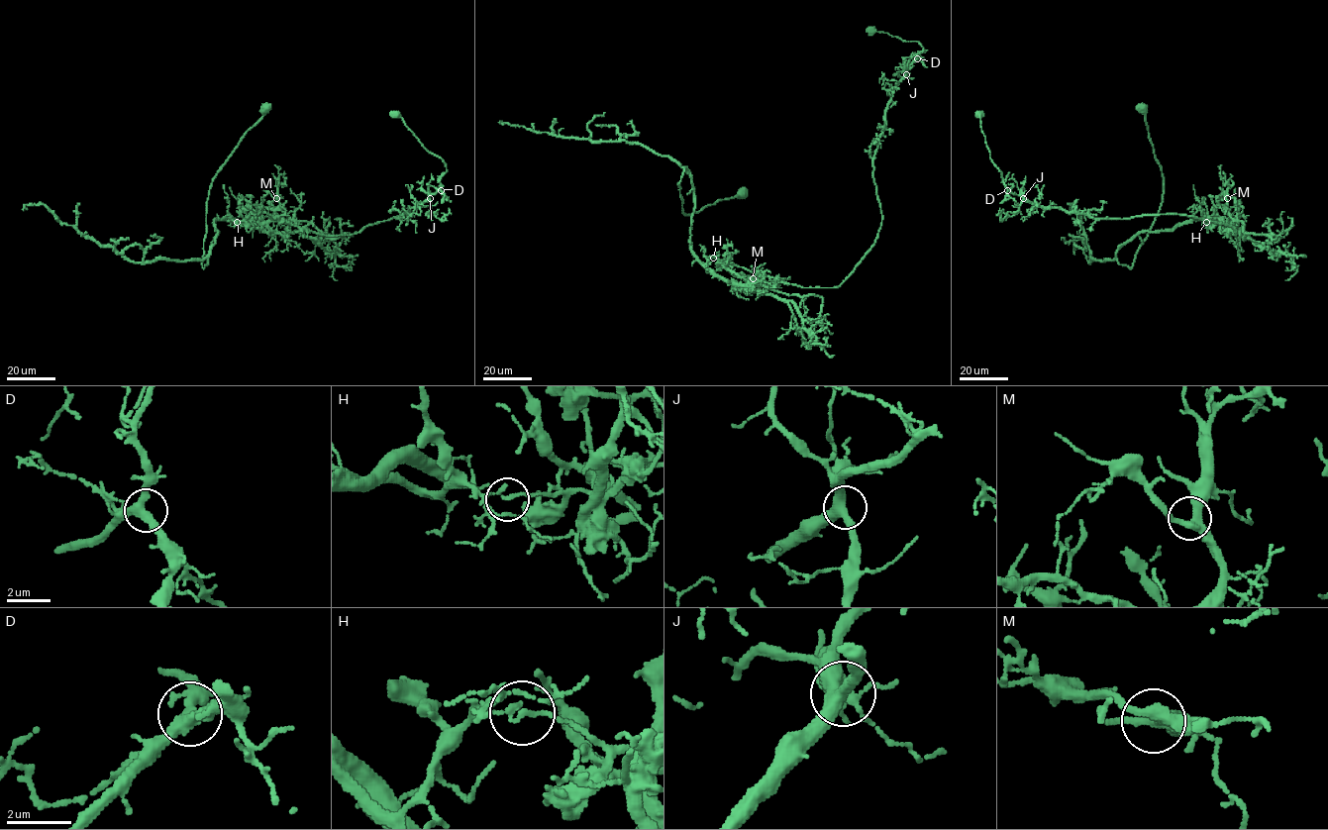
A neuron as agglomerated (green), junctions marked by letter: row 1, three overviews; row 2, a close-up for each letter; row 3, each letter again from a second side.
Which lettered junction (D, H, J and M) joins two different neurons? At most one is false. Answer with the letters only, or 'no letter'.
H

